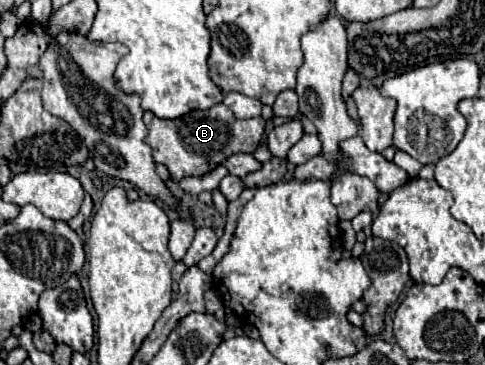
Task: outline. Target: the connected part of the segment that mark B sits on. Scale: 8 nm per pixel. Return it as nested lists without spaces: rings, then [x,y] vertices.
[[[217,104],[209,110],[195,110],[177,120],[161,120],[151,112],[145,112],[143,120],[149,128],[149,136],[145,142],[153,148],[155,162],[165,164],[171,180],[175,182],[185,176],[203,176],[215,170],[235,152],[253,152],[259,146],[265,130],[265,120],[261,116],[237,120],[225,104]]]

